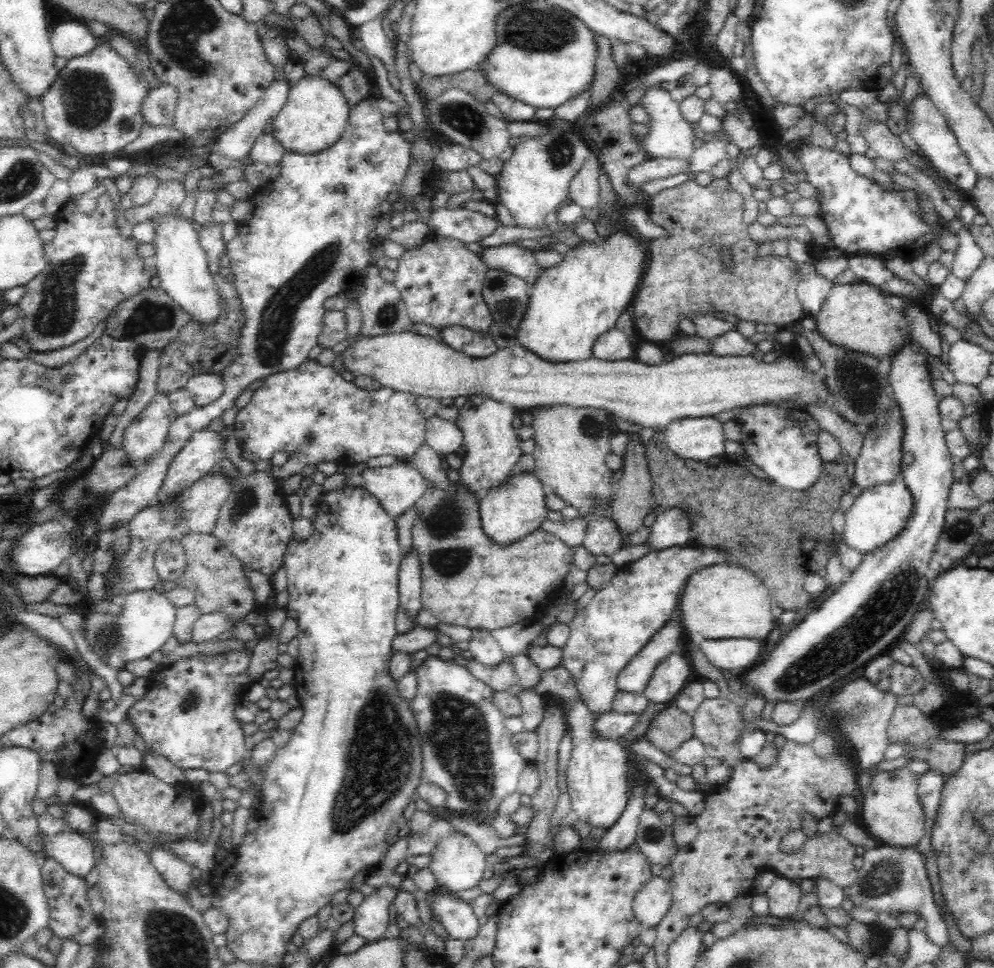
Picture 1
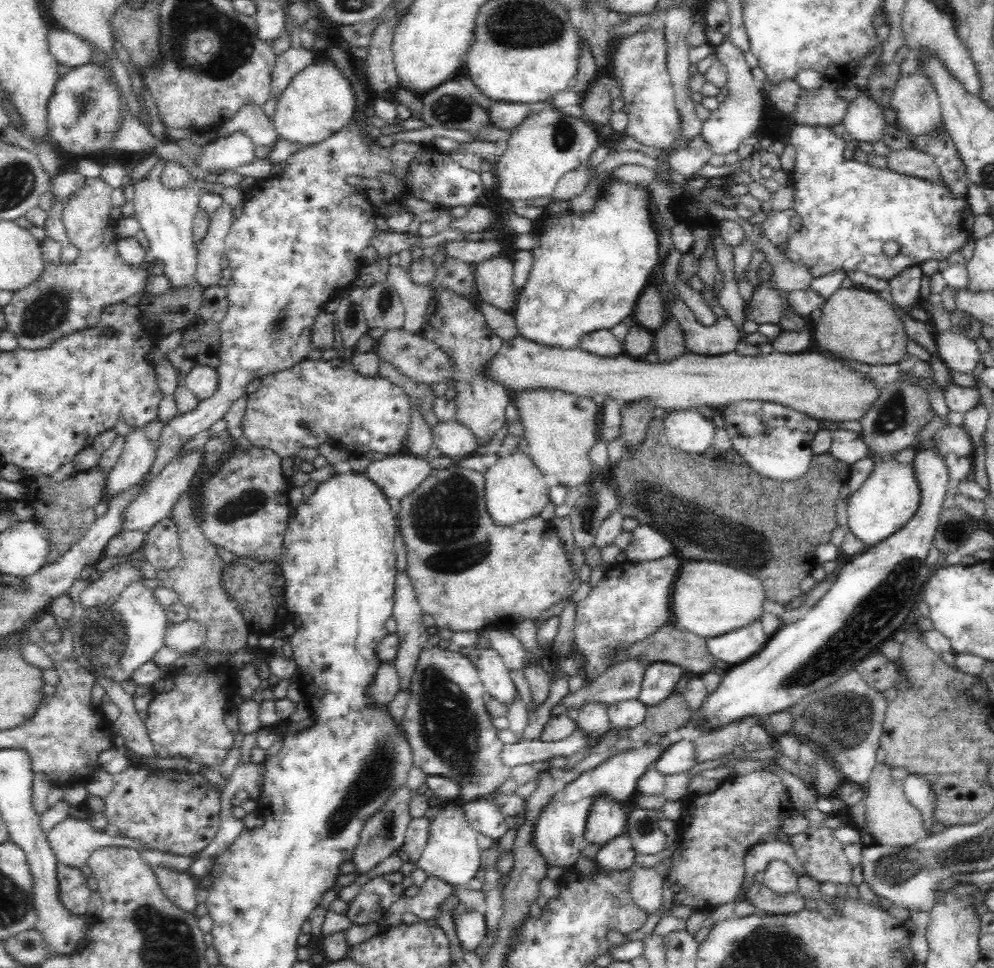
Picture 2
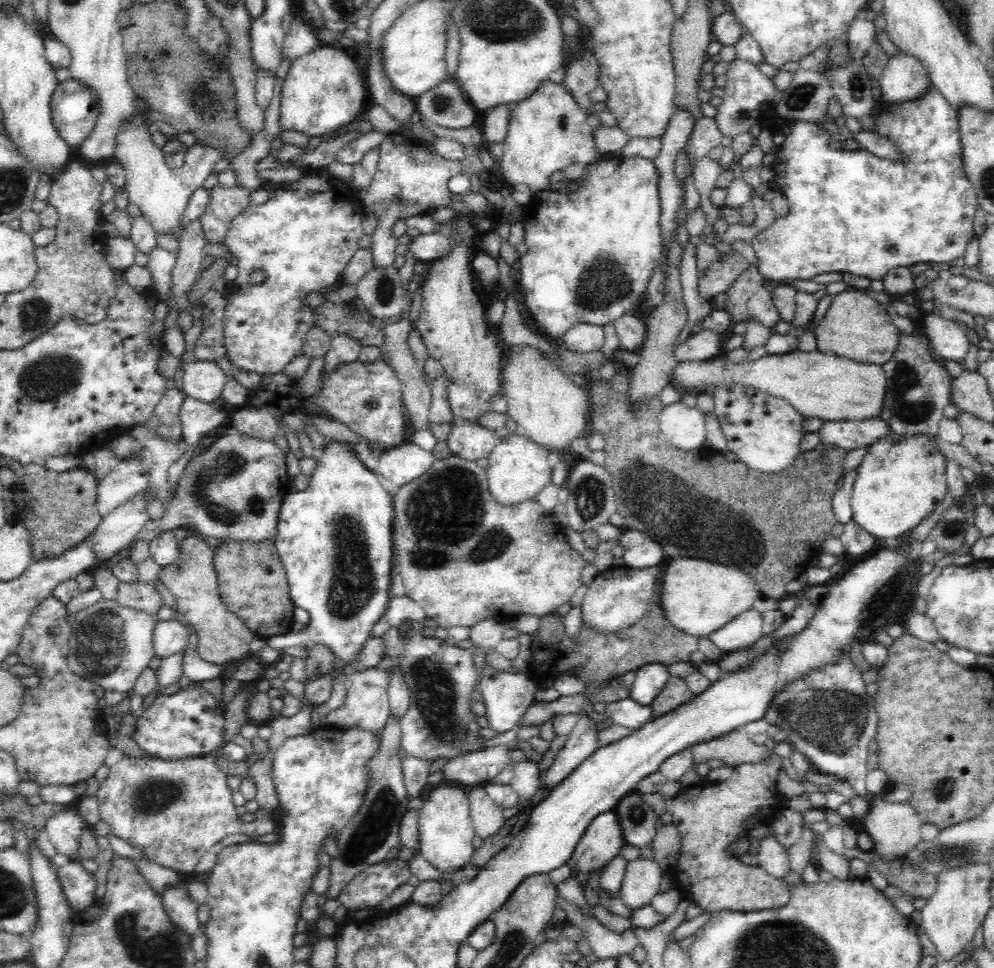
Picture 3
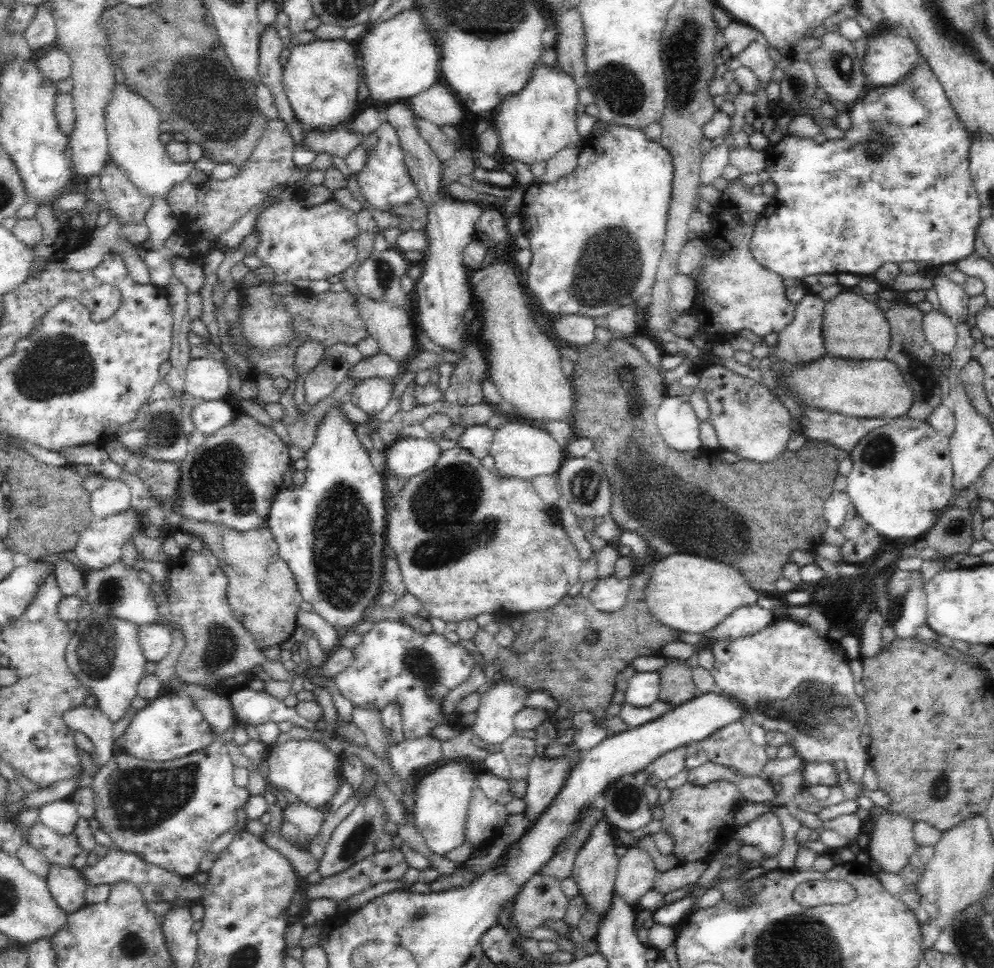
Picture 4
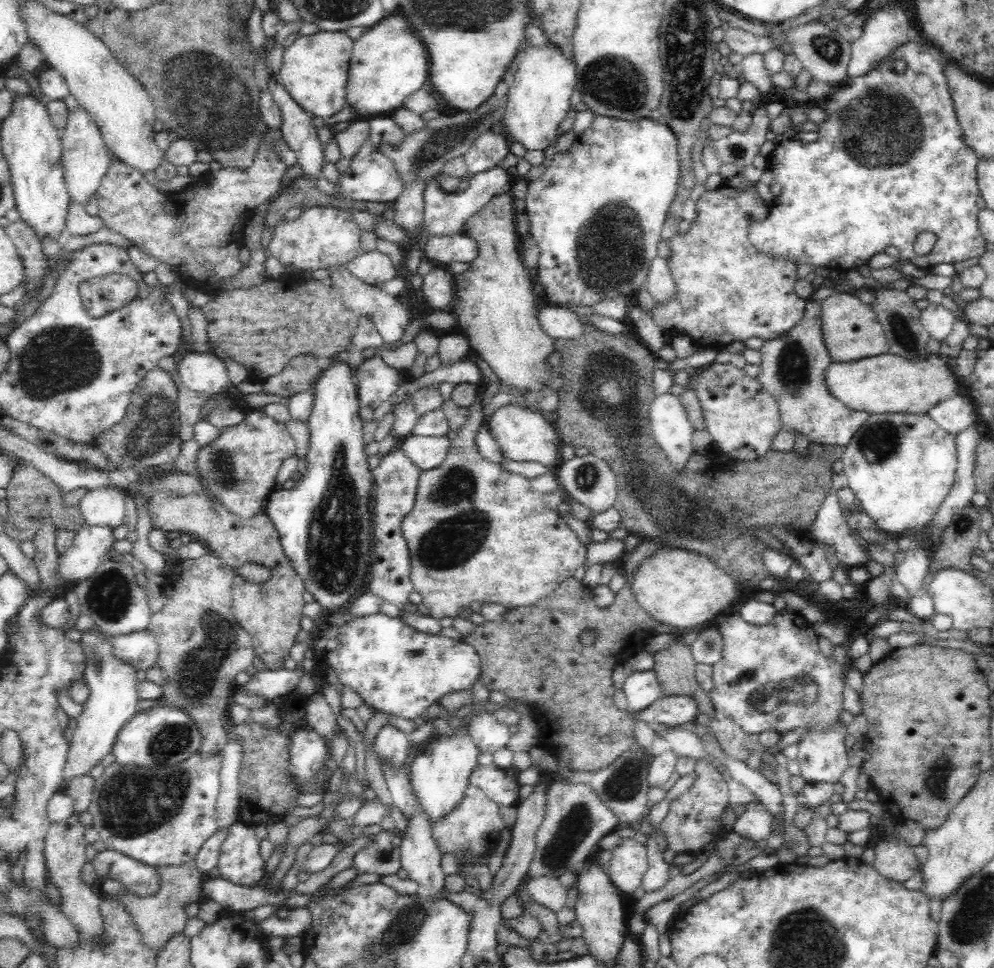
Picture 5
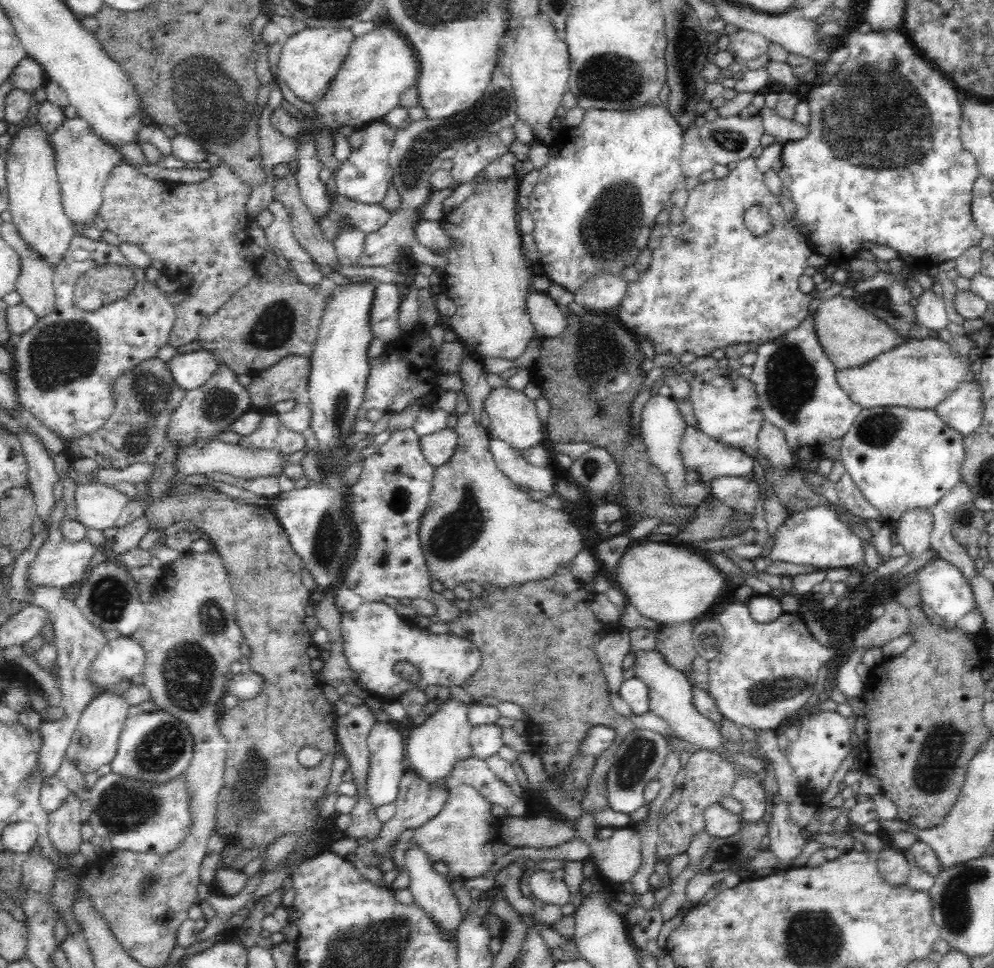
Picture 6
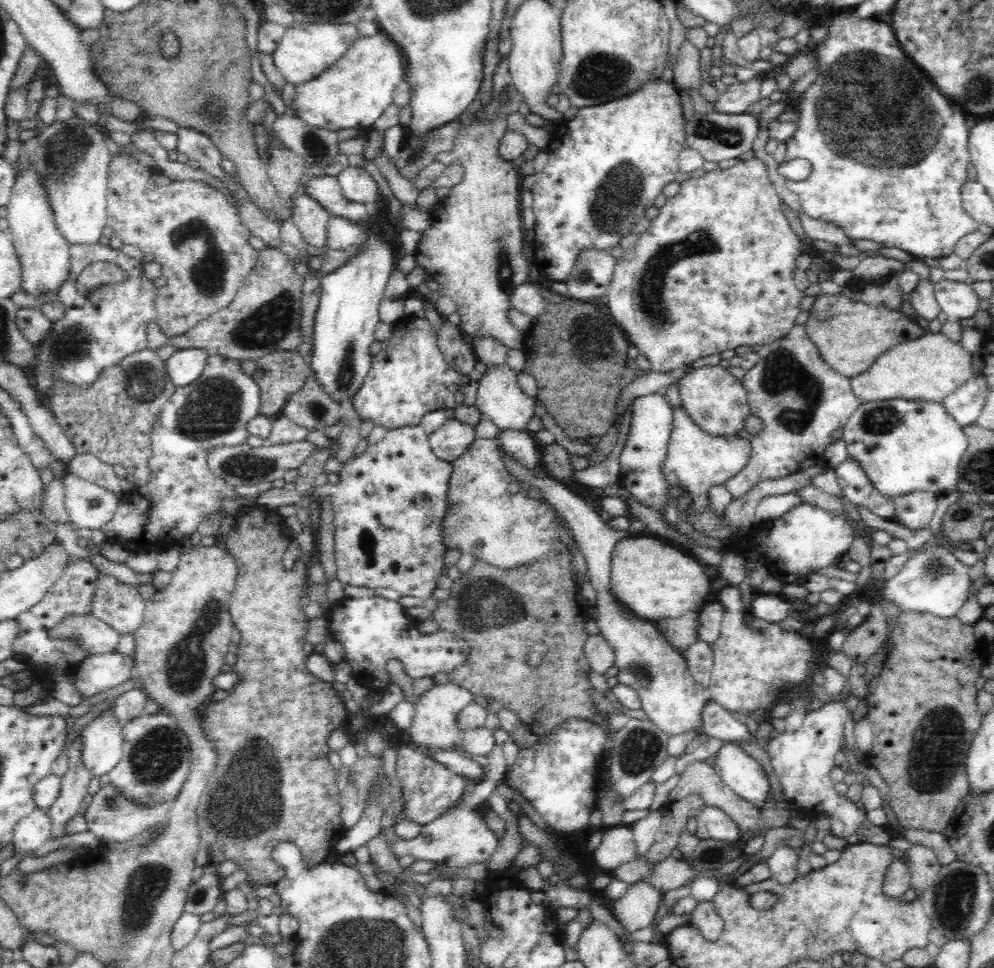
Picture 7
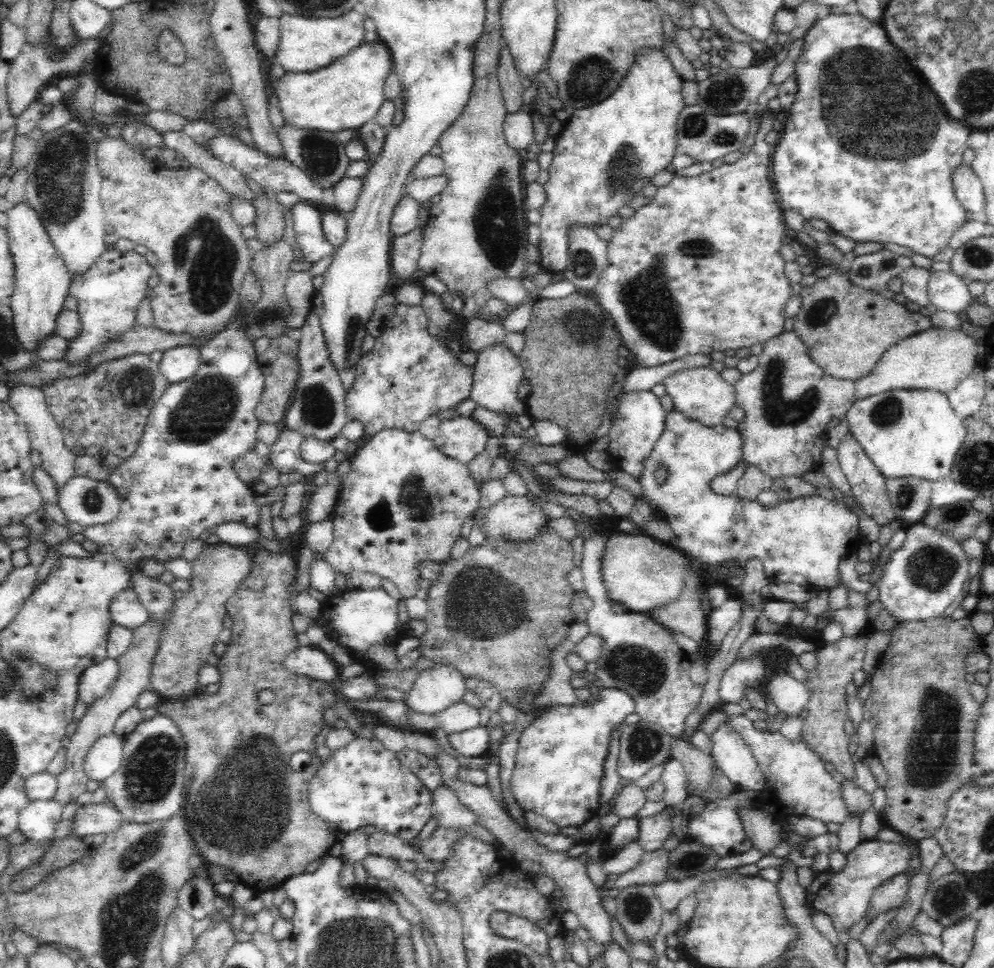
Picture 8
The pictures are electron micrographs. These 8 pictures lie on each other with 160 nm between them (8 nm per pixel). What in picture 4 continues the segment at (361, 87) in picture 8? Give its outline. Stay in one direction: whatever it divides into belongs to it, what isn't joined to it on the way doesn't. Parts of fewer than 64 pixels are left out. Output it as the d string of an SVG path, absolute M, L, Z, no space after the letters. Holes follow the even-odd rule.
M410 8L368 30L360 40L358 52L364 63L370 100L375 103L390 105L407 101L441 82L440 48L420 10Z

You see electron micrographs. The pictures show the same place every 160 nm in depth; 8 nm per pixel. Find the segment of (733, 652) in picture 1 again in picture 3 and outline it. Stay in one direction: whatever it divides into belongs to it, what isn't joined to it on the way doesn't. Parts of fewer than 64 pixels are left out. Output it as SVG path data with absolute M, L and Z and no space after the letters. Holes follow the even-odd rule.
M750 609L741 612L734 620L709 634L711 640L722 652L736 652L753 645L763 635L762 613Z

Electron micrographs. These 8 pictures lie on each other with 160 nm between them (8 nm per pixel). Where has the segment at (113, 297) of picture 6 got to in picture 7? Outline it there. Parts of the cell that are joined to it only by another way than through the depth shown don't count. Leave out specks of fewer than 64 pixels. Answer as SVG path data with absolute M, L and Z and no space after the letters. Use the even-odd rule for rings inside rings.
M95 262L78 274L75 282L76 293L80 297L91 297L100 287L123 283L126 279L126 272L116 263Z

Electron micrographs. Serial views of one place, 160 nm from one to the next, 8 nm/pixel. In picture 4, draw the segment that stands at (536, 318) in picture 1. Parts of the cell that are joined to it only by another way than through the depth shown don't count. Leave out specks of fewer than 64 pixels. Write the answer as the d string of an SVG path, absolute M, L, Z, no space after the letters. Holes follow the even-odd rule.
M607 124L605 133L597 139L587 138L580 149L579 161L576 168L566 176L555 180L553 183L538 183L530 185L524 190L523 201L521 203L520 217L522 224L522 234L530 239L529 248L532 251L530 266L523 276L523 286L526 294L532 294L538 300L538 306L550 314L550 318L560 315L580 315L592 317L606 316L615 308L622 305L634 305L638 297L651 294L652 286L656 282L657 266L659 265L665 235L666 224L670 200L672 200L672 157L670 153L662 147L661 143L652 142L646 139L644 132L636 128Z

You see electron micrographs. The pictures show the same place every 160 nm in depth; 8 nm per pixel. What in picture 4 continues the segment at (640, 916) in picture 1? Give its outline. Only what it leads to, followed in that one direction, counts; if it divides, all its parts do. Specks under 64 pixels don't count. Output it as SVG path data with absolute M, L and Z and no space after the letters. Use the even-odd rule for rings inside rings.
M629 847L618 859L615 892L630 906L636 907L645 892L654 888L658 869L652 858L639 847Z

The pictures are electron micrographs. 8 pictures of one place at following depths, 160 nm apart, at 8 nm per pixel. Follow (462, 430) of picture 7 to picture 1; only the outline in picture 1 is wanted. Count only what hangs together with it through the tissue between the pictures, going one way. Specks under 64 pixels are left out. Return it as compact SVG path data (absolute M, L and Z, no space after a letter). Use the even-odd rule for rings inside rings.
M409 463L367 468L361 478L360 488L374 496L395 522L402 513L416 506L428 486L420 472Z

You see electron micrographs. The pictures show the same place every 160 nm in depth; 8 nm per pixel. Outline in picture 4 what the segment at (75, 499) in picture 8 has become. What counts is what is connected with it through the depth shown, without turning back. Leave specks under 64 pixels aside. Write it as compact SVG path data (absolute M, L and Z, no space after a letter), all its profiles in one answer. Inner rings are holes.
M108 477L91 493L90 507L98 519L125 512L131 508L130 487L122 479Z

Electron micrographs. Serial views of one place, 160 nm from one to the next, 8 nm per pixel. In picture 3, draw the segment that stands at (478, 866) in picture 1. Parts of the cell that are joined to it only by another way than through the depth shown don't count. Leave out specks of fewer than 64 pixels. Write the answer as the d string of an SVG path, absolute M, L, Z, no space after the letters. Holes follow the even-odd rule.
M441 782L436 787L428 788L419 810L420 854L441 873L454 873L463 870L474 854L475 847L472 845L472 840L476 834L471 821L468 802L468 794L470 794L471 788Z

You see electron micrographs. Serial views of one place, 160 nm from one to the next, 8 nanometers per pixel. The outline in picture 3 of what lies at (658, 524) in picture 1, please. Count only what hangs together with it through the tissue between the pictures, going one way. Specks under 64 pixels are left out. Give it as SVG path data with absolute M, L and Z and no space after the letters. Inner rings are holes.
M624 529L619 544L624 549L624 564L629 568L649 568L667 560L662 545L641 530Z

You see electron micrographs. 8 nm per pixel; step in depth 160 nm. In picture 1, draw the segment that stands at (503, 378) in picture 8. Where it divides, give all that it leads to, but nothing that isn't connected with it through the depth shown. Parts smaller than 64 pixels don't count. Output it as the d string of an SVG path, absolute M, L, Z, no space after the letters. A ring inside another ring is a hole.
M533 473L514 474L514 478L510 478L497 489L488 492L486 498L479 500L480 526L486 536L496 545L503 547L540 530L549 510L545 504L546 489Z

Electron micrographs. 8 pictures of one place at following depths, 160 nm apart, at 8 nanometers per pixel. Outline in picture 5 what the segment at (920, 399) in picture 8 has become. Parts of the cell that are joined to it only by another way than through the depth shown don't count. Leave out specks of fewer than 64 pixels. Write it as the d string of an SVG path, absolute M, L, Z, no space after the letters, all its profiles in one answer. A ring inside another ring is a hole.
M884 413L870 415L858 430L850 444L845 447L841 458L843 472L849 487L861 508L875 522L875 528L884 533L900 534L918 527L928 526L947 498L957 470L957 447L955 436L942 430L924 413Z

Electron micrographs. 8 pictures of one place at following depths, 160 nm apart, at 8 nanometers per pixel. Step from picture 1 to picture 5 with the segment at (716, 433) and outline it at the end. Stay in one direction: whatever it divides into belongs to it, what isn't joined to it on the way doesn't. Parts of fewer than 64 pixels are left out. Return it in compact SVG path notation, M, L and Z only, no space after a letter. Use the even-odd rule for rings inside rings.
M670 392L657 395L649 410L654 439L668 459L684 472L693 450L694 428L686 409L676 395Z

